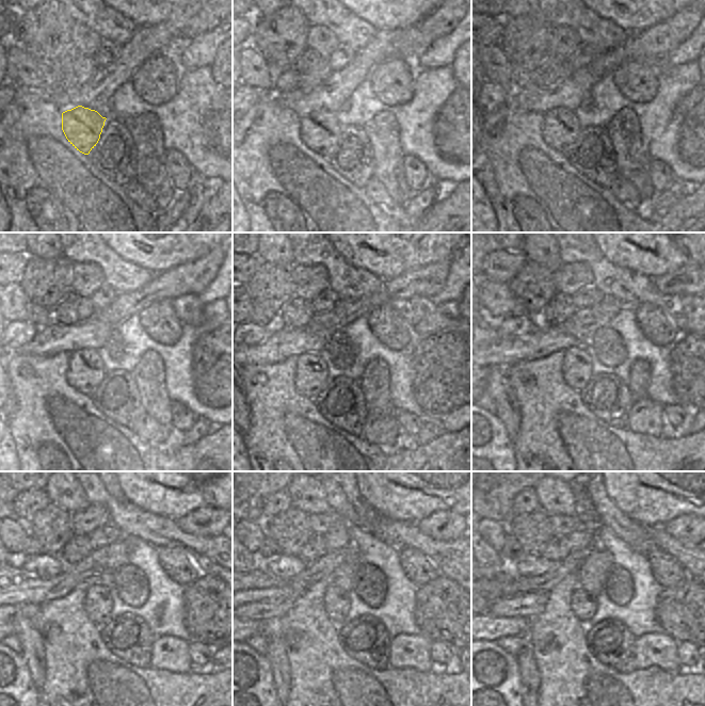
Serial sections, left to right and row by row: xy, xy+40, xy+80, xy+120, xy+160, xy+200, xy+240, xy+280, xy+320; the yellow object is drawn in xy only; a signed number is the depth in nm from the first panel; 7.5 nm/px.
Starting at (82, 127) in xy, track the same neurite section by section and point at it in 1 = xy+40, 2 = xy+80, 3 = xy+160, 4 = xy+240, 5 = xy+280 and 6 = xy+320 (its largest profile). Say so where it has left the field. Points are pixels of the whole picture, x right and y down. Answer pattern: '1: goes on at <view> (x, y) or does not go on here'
1: goes on at xy+40 (320, 129)
2: goes on at xy+80 (561, 129)
3: goes on at xy+160 (335, 362)
4: goes on at xy+240 (98, 602)
5: goes on at xy+280 (337, 603)
6: goes on at xy+320 (583, 605)

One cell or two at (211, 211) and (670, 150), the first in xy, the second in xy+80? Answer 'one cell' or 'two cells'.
two cells

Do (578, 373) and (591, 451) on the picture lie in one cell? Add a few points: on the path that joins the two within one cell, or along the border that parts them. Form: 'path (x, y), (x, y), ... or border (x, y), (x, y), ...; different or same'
border (563, 371), (565, 381), (579, 391); different

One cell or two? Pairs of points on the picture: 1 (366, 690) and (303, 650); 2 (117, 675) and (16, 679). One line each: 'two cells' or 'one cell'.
1: one cell
2: two cells

